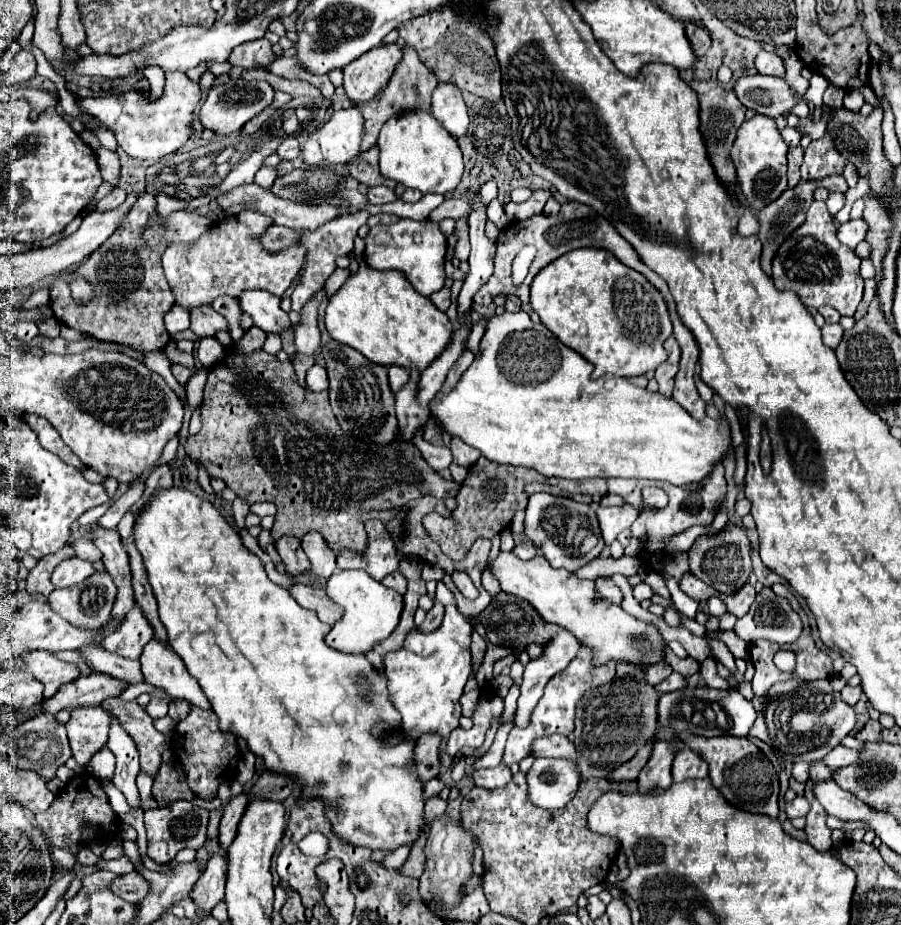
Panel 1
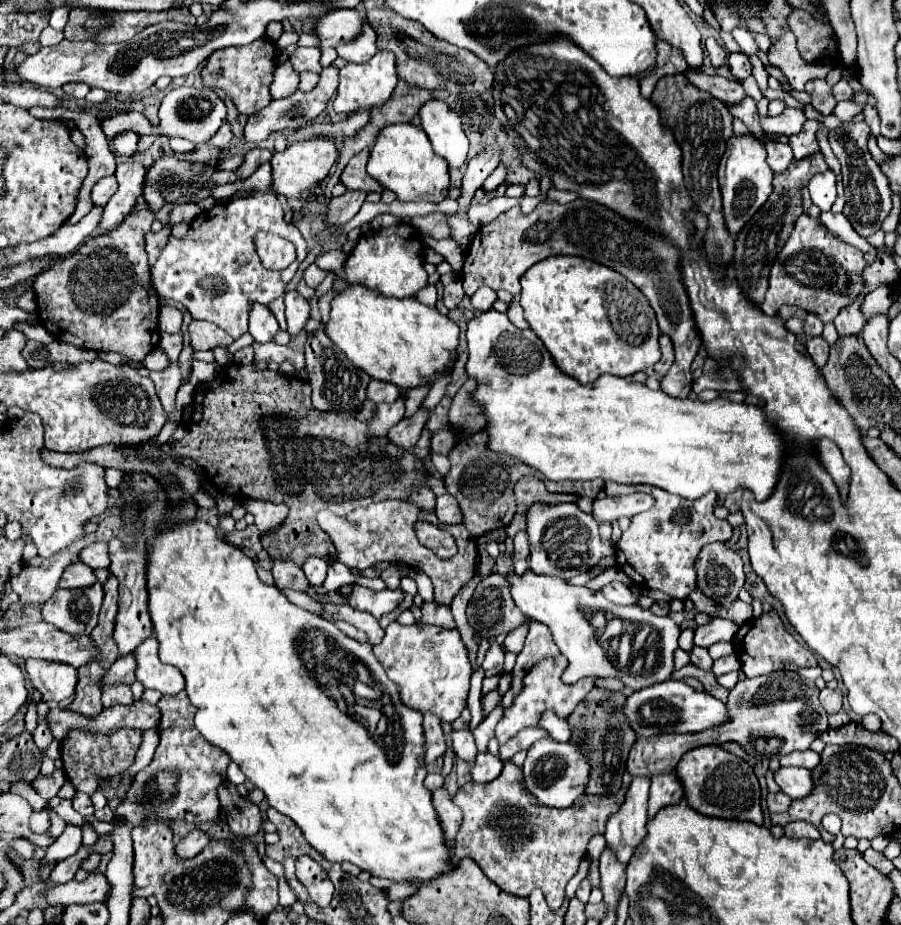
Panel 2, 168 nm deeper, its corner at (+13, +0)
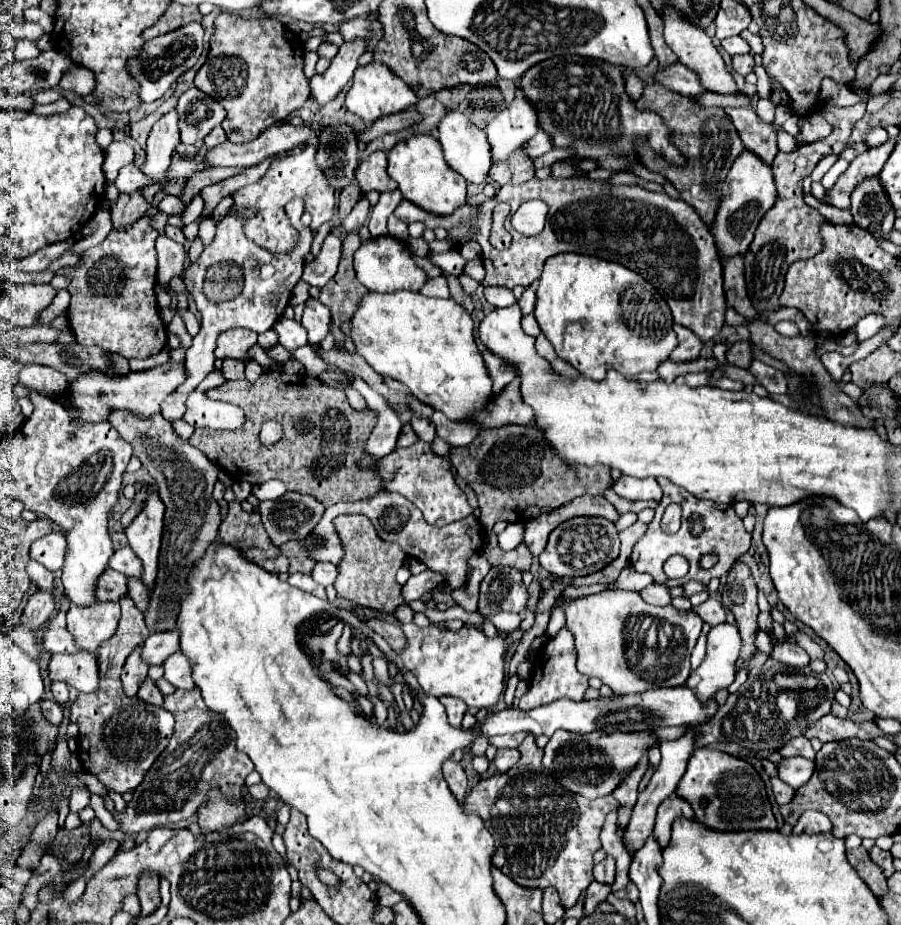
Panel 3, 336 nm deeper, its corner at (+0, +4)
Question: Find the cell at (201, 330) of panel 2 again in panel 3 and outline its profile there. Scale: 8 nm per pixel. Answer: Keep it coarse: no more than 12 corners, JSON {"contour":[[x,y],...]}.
{"contour":[[234,328],[220,334],[218,358],[246,360],[256,332]]}

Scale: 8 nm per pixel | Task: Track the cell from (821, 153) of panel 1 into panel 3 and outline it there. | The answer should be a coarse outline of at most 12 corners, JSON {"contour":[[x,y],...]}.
{"contour":[[822,114],[804,118],[800,134],[808,144],[832,134]]}

